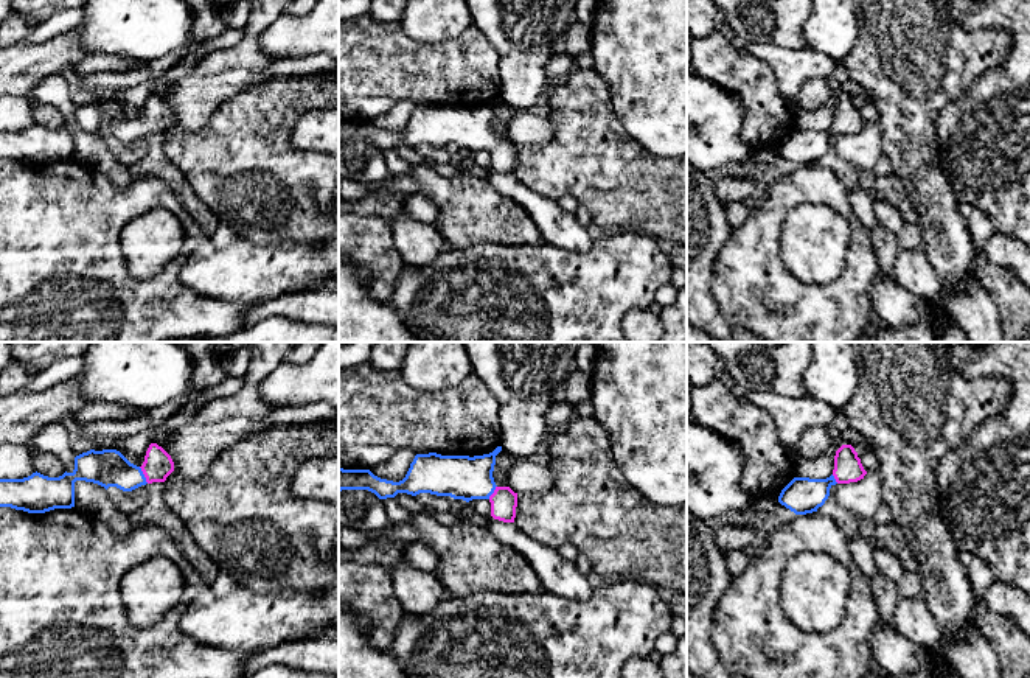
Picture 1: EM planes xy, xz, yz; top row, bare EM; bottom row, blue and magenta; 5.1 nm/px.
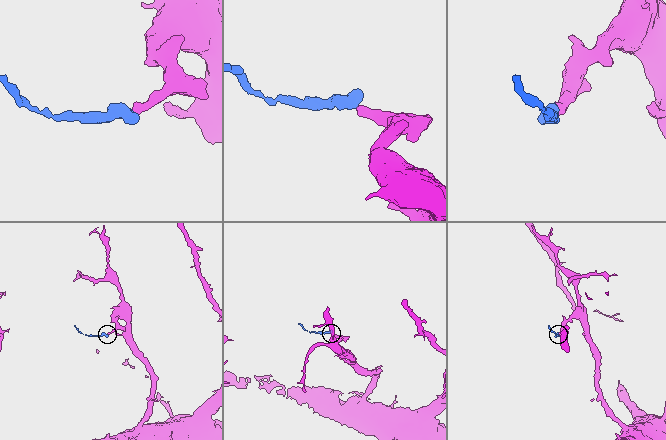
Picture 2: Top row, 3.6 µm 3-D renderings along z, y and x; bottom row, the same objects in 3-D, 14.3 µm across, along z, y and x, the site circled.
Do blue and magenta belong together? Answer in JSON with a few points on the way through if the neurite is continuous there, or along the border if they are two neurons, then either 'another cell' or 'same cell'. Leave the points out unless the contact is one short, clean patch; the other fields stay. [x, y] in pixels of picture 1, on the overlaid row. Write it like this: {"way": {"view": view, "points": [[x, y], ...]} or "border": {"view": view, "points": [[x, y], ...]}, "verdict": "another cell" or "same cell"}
{"way": {"view": "xy", "points": [[107, 468], [123, 475], [143, 475], [157, 465]]}, "verdict": "same cell"}

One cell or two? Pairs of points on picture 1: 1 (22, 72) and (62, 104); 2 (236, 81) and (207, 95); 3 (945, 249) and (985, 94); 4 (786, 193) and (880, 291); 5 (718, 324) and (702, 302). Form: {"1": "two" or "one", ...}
{"1": "two", "2": "one", "3": "two", "4": "two", "5": "one"}

